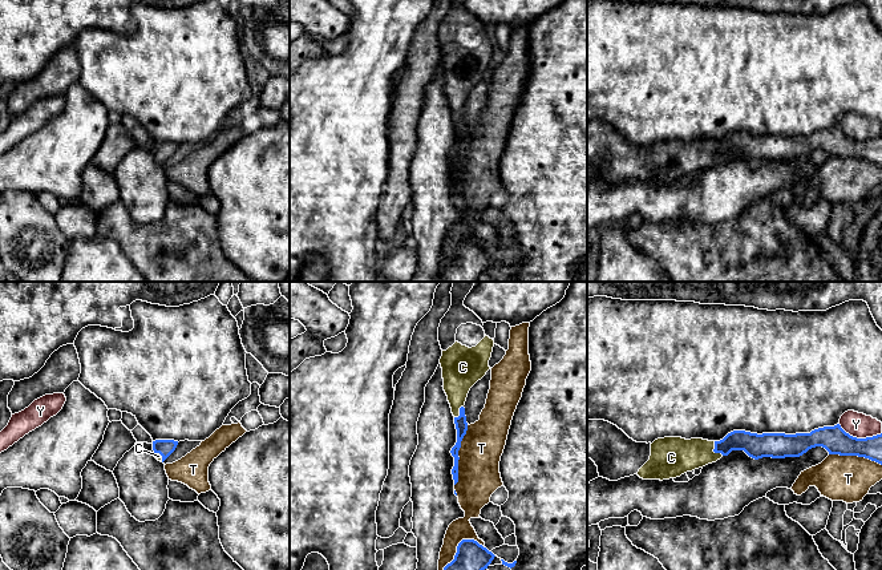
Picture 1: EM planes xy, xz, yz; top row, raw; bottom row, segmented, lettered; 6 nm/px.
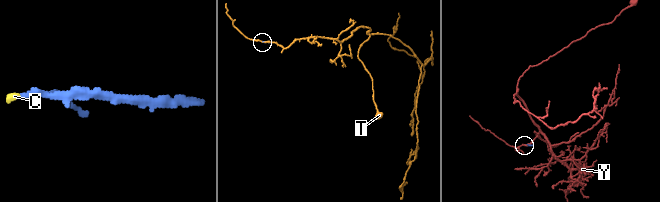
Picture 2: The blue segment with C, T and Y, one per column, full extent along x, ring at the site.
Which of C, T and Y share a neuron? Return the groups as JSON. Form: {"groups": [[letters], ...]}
{"groups": [["C"], ["T"], ["Y"]]}

